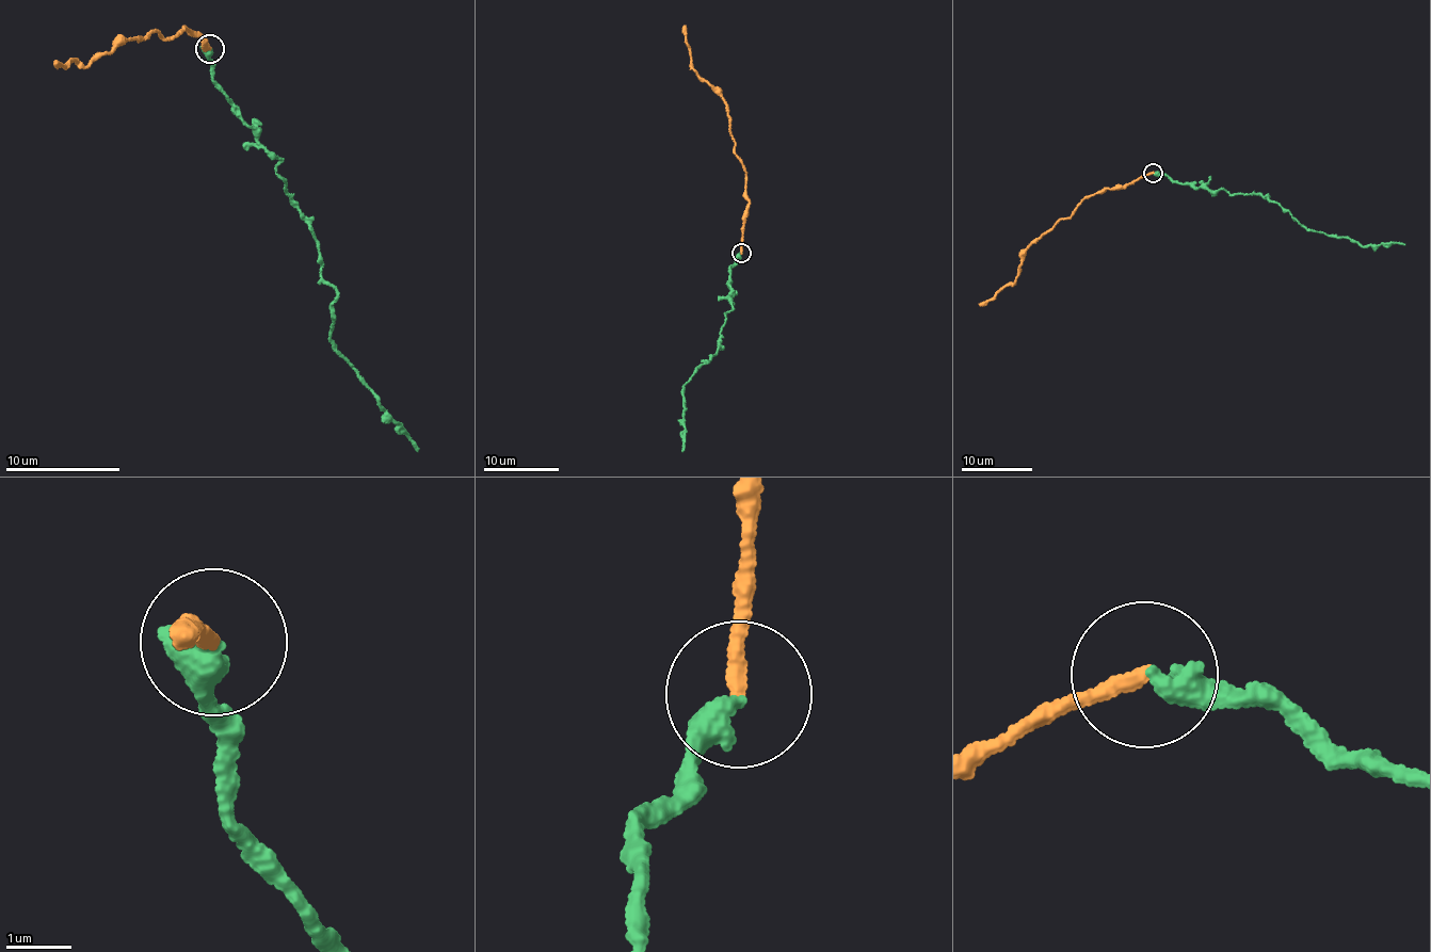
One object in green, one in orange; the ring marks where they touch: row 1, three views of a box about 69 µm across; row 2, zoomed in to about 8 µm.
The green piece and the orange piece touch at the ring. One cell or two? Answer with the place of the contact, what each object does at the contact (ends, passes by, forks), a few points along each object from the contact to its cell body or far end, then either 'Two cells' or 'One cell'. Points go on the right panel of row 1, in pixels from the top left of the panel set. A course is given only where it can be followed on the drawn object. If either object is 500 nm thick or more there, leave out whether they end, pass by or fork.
Place: (1153, 173). At the ring green ends. At the ring orange ends. Course of green: (1154, 173), (1212, 192), (1258, 193), (1297, 222), (1330, 236), (1347, 237), (1364, 246), (1396, 241), (1405, 245). Course of orange: (1152, 173), (1081, 199), (1070, 216), (1057, 220), (1028, 244), (1014, 281), (978, 304). Two cells

